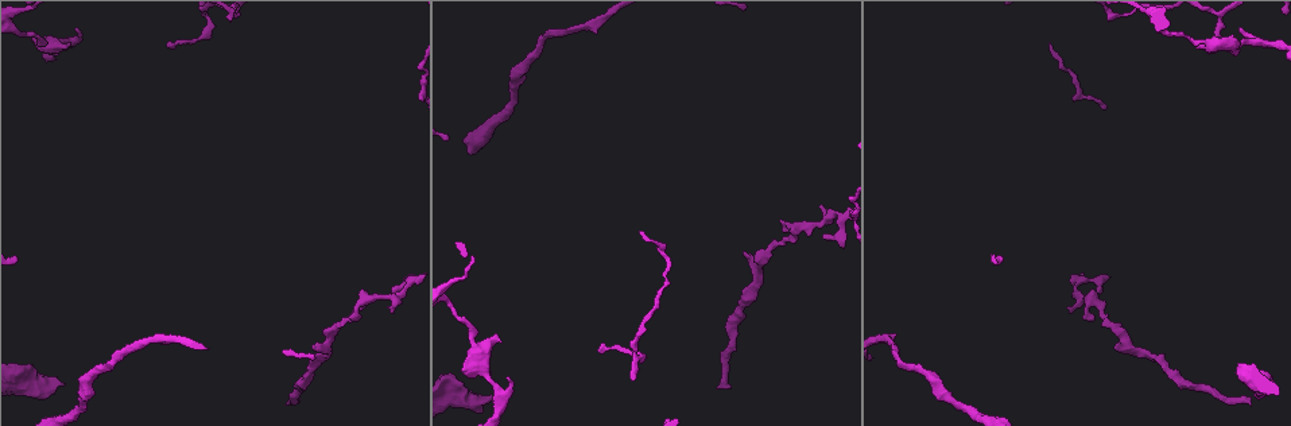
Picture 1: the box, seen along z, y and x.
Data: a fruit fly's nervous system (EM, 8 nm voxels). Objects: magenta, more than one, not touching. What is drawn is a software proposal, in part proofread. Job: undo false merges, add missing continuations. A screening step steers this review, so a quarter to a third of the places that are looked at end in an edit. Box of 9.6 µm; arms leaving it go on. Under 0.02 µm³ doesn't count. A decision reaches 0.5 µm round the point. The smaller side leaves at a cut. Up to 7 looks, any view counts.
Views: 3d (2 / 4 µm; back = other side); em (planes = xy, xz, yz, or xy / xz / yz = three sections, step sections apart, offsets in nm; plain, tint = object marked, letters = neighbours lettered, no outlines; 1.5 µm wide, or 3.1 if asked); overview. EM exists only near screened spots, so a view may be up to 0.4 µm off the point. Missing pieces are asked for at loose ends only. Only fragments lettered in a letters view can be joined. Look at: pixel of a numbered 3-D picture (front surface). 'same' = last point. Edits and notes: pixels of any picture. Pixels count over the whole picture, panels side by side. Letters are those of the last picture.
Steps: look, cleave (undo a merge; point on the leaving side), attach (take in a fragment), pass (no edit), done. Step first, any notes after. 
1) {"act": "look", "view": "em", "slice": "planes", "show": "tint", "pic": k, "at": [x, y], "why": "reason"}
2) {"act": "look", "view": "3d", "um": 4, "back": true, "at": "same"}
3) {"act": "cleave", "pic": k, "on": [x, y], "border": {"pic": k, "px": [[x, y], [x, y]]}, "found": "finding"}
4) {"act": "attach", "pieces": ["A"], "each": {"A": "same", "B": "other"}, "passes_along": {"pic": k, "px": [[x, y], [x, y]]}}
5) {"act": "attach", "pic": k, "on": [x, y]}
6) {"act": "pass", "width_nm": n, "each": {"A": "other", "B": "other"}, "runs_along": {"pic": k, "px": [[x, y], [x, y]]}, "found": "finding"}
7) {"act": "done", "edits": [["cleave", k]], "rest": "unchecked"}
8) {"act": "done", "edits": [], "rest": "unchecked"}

{"act": "look", "view": "3d", "um": 4, "back": true, "pic": 1, "at": [288, 405], "why": "tapers out"}

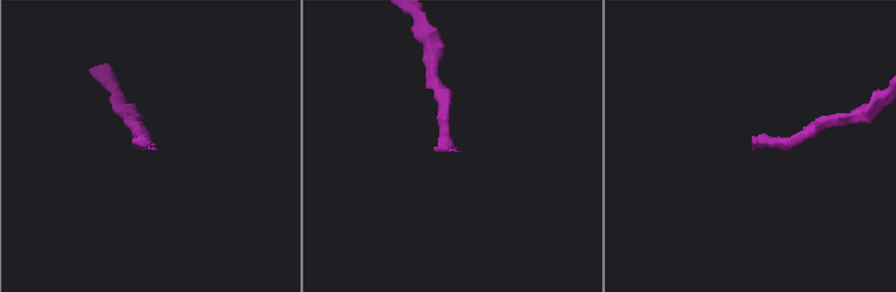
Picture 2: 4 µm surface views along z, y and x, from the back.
{"act": "look", "view": "em", "slice": "planes", "show": "letters", "pic": 2, "at": [157, 150], "why": "now the EM"}

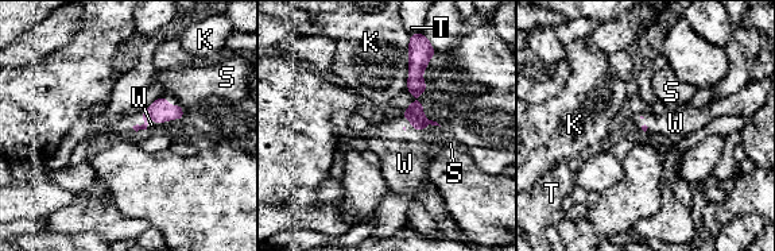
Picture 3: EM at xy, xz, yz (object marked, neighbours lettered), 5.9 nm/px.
{"act": "attach", "pieces": ["W"], "longest_contact_nm": ["W", 320], "each": {"K": "other", "S": "other", "T": "other", "W": "same"}, "passes_along": {"pic": 3, "px": [[157, 109], [157, 123], [151, 124]]}, "found": "it goes on there"}

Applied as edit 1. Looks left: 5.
{"act": "look", "view": "overview", "why": "see it whole again"}

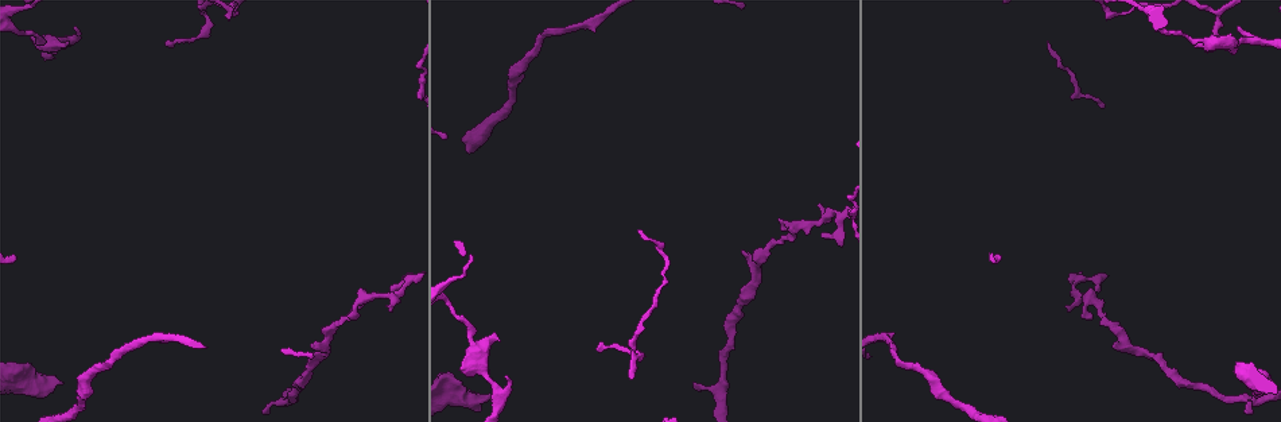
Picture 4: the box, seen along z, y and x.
{"act": "look", "view": "em", "slice": "xy", "step": 4, "show": "letters", "pic": 4, "at": [782, 238], "why": "narrows sharply"}

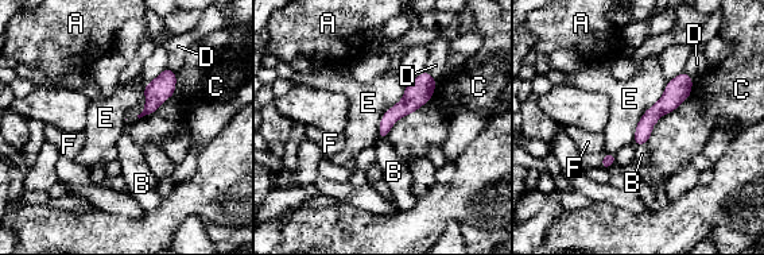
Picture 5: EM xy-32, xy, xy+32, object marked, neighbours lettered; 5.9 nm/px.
{"act": "look", "view": "em", "slice": "planes", "show": "letters", "at": "same"}

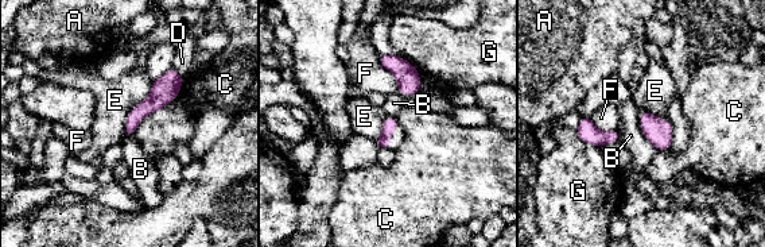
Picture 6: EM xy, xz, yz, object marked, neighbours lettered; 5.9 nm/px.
{"act": "pass", "longest_contact_nm": ["C", 460], "each": {"A": "other", "B": "other", "C": "other", "D": "other", "E": "other", "F": "other", "G": "other"}, "runs_along": {"pic": 6, "px": [[173, 73], [129, 132]]}, "found": "continuous, no second cell"}

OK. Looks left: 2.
{"act": "look", "view": "em", "slice": "xz", "step": 4, "show": "letters", "pic": 4, "at": [61, 384], "why": "thick end"}

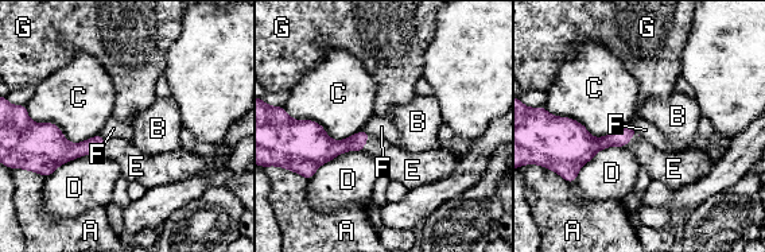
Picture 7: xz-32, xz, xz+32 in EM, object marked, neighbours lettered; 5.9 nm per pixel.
{"act": "attach", "pieces": ["E"], "each": {"A": "other", "B": "other", "C": "other", "D": "other", "E": "same", "F": "other", "G": "other"}, "passes_along": {"pic": 7, "px": [[590, 146], [630, 138], [661, 165]]}, "found": "it goes on there"}

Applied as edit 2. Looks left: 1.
{"act": "done", "edits": [["attach", 3], ["attach", 7]], "rest": "unchecked"}

